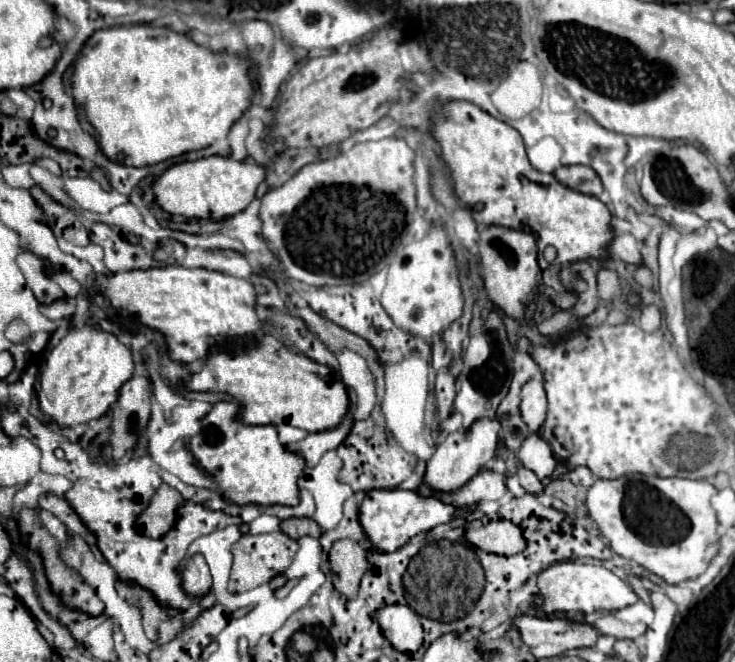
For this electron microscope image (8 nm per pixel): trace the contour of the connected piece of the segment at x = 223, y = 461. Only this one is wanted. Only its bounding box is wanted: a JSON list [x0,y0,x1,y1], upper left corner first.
[191,403,305,505]

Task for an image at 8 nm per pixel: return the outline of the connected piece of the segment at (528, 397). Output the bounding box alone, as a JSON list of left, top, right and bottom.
[521,379,547,431]

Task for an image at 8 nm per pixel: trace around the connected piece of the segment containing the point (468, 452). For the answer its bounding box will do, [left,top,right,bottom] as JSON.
[427,419,501,491]

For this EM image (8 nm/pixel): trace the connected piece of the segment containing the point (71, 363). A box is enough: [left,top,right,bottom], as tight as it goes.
[37,323,133,427]

